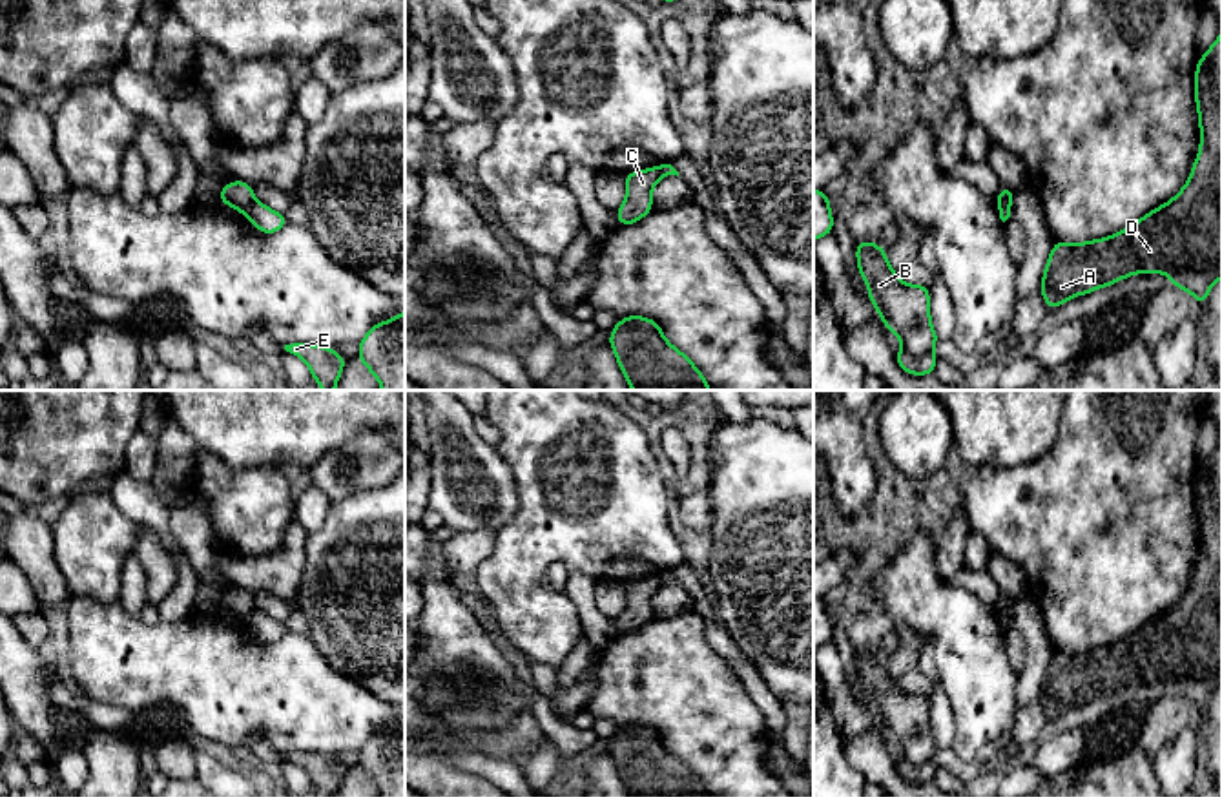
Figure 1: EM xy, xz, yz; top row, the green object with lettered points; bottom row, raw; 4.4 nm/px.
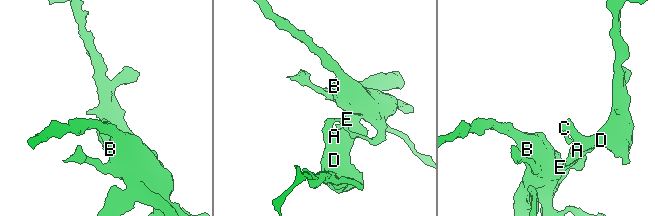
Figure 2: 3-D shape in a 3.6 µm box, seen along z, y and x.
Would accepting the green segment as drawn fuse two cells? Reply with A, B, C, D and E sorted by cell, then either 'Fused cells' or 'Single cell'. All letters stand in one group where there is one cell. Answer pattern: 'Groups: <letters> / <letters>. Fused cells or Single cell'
Groups: A C D E / B. Fused cells

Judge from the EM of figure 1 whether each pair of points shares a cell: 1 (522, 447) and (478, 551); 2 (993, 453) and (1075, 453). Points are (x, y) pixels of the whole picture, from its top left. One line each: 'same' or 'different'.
1: different
2: different

